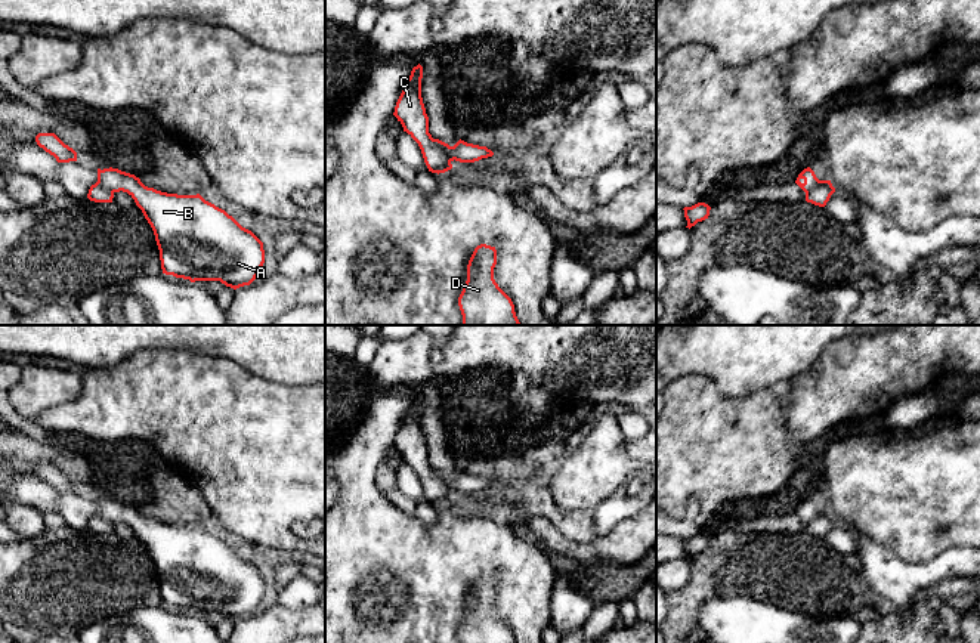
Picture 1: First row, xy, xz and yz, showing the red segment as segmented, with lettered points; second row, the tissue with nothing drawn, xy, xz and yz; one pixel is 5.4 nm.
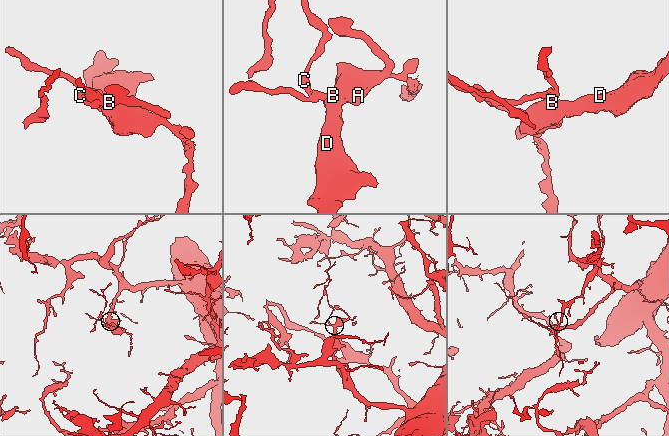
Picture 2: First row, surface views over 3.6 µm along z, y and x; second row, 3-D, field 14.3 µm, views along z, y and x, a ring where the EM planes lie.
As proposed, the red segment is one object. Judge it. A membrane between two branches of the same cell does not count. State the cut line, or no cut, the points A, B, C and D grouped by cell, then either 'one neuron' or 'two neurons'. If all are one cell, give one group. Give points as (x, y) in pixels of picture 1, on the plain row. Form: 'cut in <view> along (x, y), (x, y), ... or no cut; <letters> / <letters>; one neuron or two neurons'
cut in xz along (433, 470), (451, 491); A B D / C; two neurons

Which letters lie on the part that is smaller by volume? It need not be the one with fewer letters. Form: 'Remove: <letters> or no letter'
Remove: C

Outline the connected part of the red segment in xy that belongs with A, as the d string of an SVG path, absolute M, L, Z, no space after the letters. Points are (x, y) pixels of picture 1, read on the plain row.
M98 500L98 513L111 523L127 523L151 556L166 606L195 612L220 612L234 621L250 616L265 594L263 574L232 547L200 525L177 526L145 517L135 506Z

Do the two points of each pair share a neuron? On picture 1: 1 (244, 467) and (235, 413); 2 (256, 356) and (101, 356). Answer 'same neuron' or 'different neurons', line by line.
1: same neuron
2: same neuron

